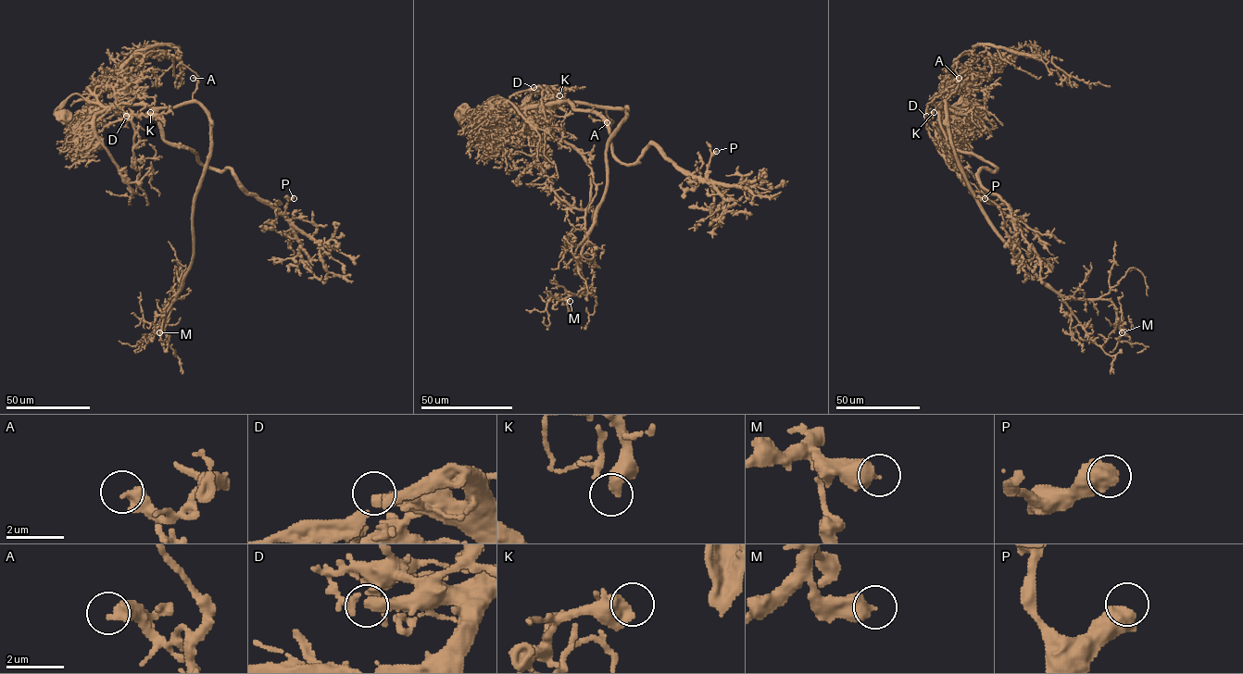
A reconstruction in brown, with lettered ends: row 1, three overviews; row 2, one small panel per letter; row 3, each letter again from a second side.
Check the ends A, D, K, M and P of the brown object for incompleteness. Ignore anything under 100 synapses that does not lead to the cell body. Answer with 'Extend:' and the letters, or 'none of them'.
Extend: D

